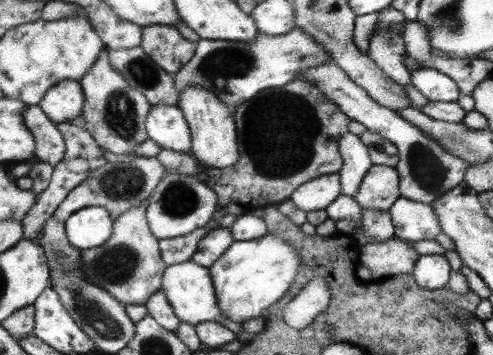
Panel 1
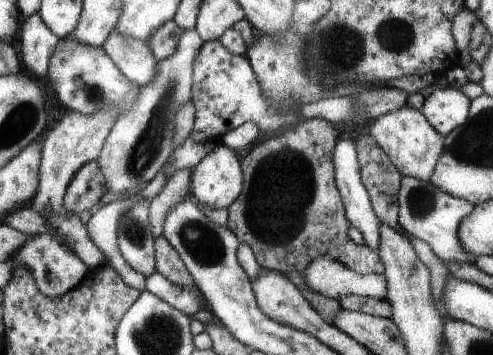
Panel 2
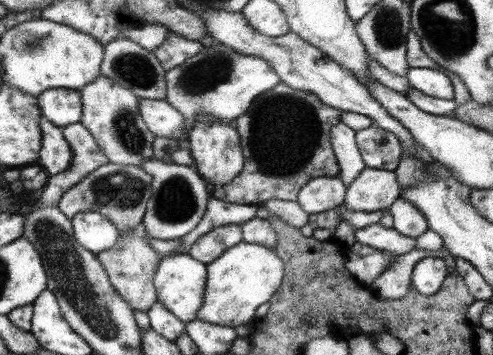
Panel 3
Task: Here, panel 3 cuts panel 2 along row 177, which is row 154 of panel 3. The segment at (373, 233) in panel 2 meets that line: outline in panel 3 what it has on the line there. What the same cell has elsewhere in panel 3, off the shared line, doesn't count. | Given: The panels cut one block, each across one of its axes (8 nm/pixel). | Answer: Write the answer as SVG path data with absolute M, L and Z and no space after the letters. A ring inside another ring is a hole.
M337 122L329 130L329 142L335 152L337 164L339 164L339 178L343 180L345 186L349 186L365 168L365 162L359 154L357 142L355 142L355 130L351 130L347 124Z

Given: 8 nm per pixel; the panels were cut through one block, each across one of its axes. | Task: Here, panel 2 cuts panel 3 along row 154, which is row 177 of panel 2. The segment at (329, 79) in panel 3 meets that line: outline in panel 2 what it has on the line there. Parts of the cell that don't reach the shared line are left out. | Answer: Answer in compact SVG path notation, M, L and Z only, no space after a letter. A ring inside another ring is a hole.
M403 176L401 178L401 186L399 186L399 228L409 234L411 238L423 240L431 246L431 250L445 262L475 262L475 258L471 254L465 252L465 248L459 242L457 230L459 230L459 222L475 208L471 202L463 200L463 198L455 198L453 194L445 194L439 186L435 186L433 182L423 182L417 178L409 178Z

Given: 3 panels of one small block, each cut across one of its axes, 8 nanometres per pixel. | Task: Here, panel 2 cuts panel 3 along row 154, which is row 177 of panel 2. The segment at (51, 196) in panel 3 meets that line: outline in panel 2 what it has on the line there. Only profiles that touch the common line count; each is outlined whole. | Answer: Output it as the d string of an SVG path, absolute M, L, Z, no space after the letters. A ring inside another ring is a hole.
M89 162L77 170L77 174L71 178L69 188L65 190L63 208L65 212L77 214L83 210L91 210L99 204L101 196L107 192L105 176L101 172L101 166L95 162Z

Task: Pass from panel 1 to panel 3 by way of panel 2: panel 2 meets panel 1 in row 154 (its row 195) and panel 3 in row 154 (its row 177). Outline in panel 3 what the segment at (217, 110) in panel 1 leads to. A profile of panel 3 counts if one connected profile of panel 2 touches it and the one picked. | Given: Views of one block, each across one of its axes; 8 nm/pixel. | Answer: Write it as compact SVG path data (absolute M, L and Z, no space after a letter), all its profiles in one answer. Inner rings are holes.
M205 114L197 116L197 122L189 130L189 150L193 156L193 168L195 172L207 182L207 186L221 188L233 182L237 174L243 170L243 150L241 150L241 138L233 124L221 124L213 118L207 118Z

